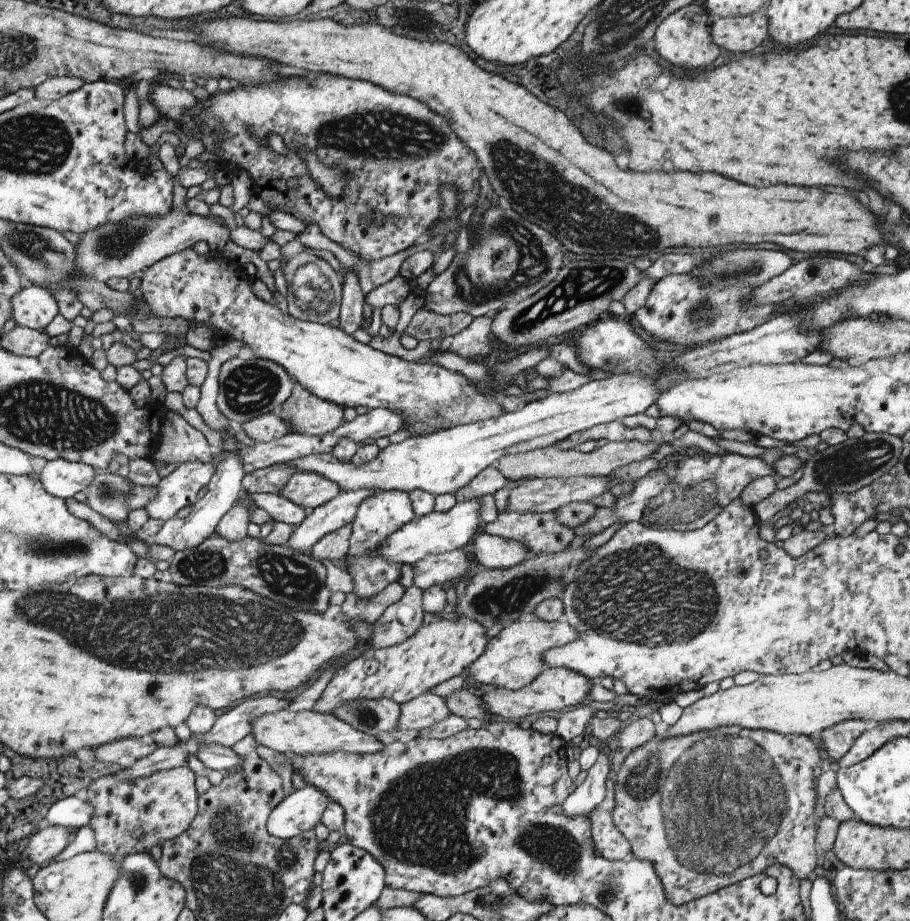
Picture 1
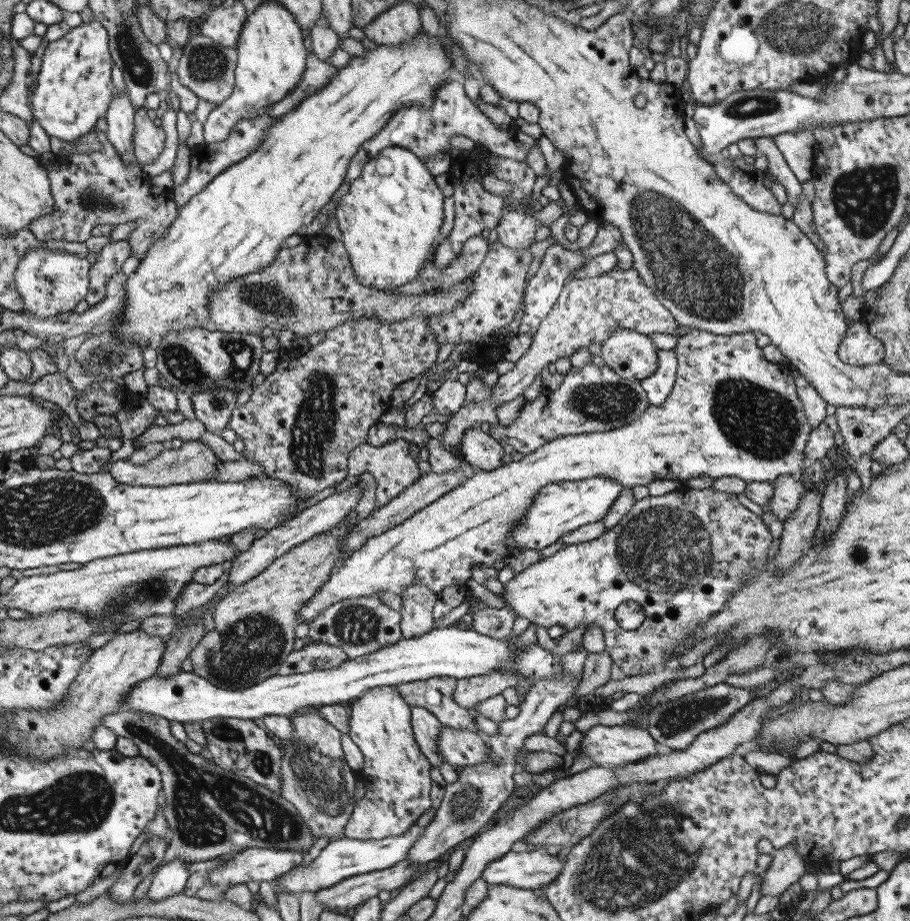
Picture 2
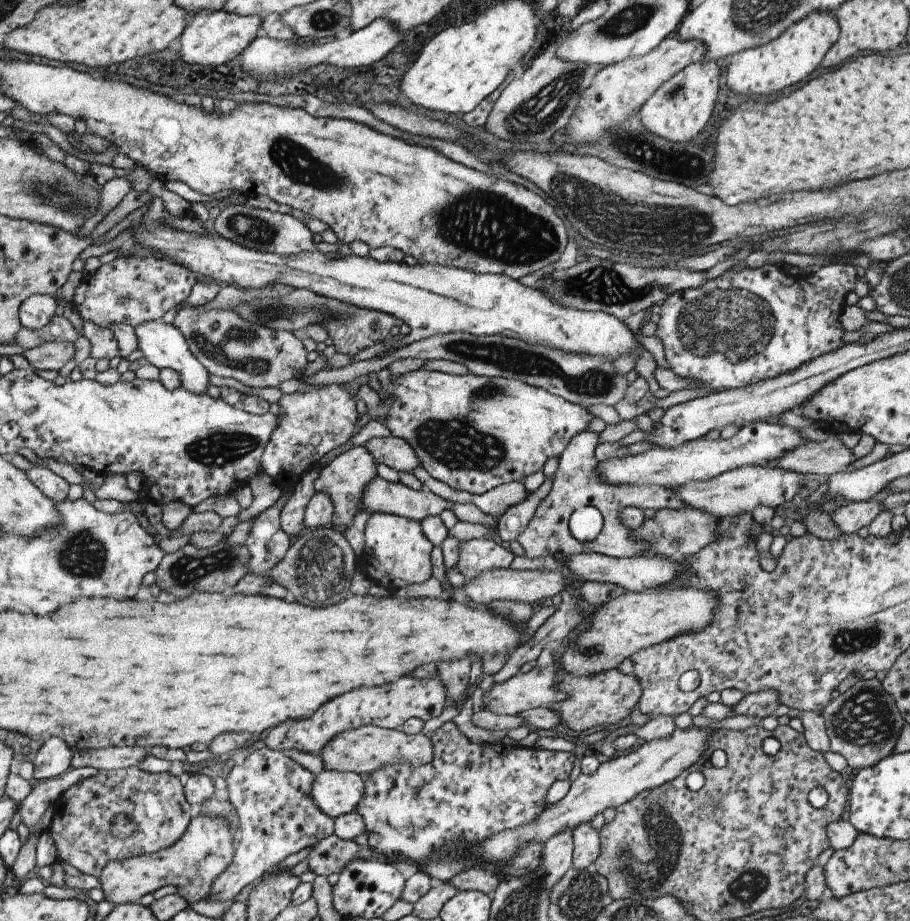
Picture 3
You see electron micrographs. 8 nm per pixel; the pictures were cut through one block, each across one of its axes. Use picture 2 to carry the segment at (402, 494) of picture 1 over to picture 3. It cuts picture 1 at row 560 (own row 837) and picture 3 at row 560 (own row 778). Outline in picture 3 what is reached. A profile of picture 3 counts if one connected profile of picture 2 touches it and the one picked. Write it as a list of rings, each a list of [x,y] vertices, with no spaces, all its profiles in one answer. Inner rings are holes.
[[[373,513],[365,526],[365,549],[358,568],[378,586],[394,586],[401,589],[420,584],[431,575],[430,553],[434,545],[426,538],[421,524],[392,513]]]

